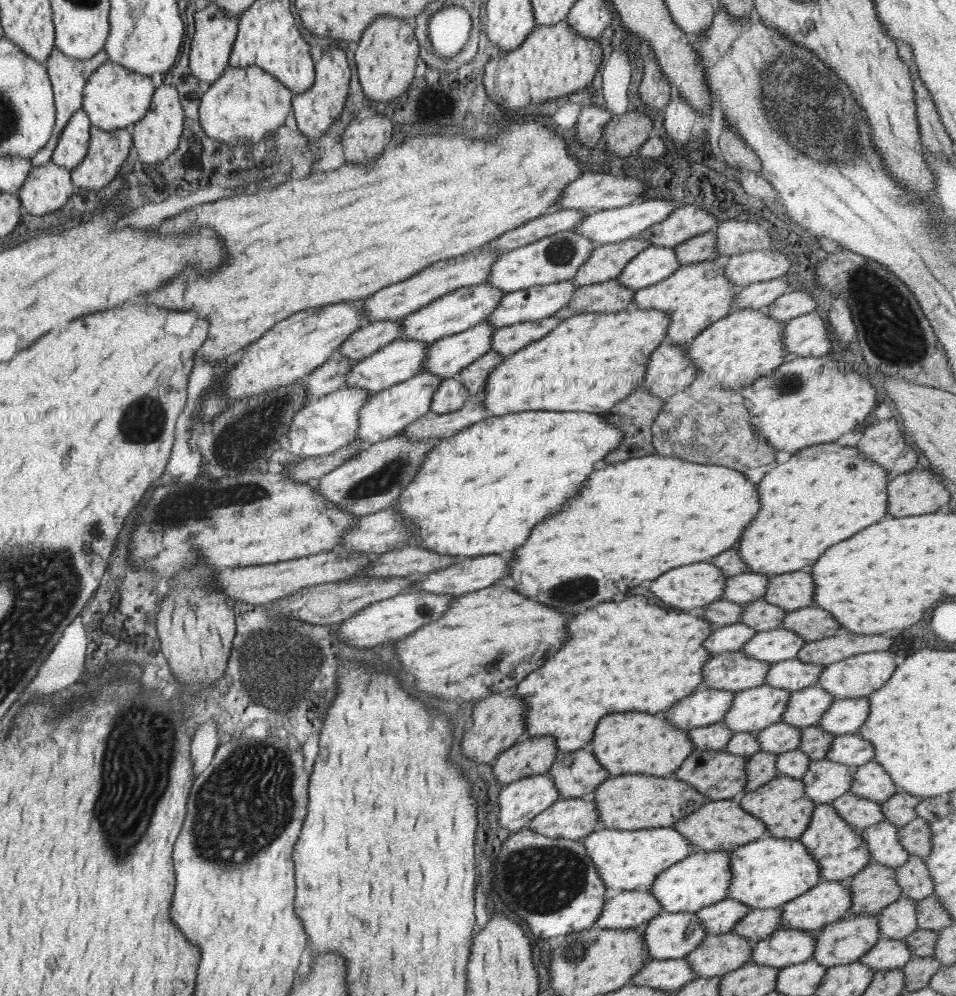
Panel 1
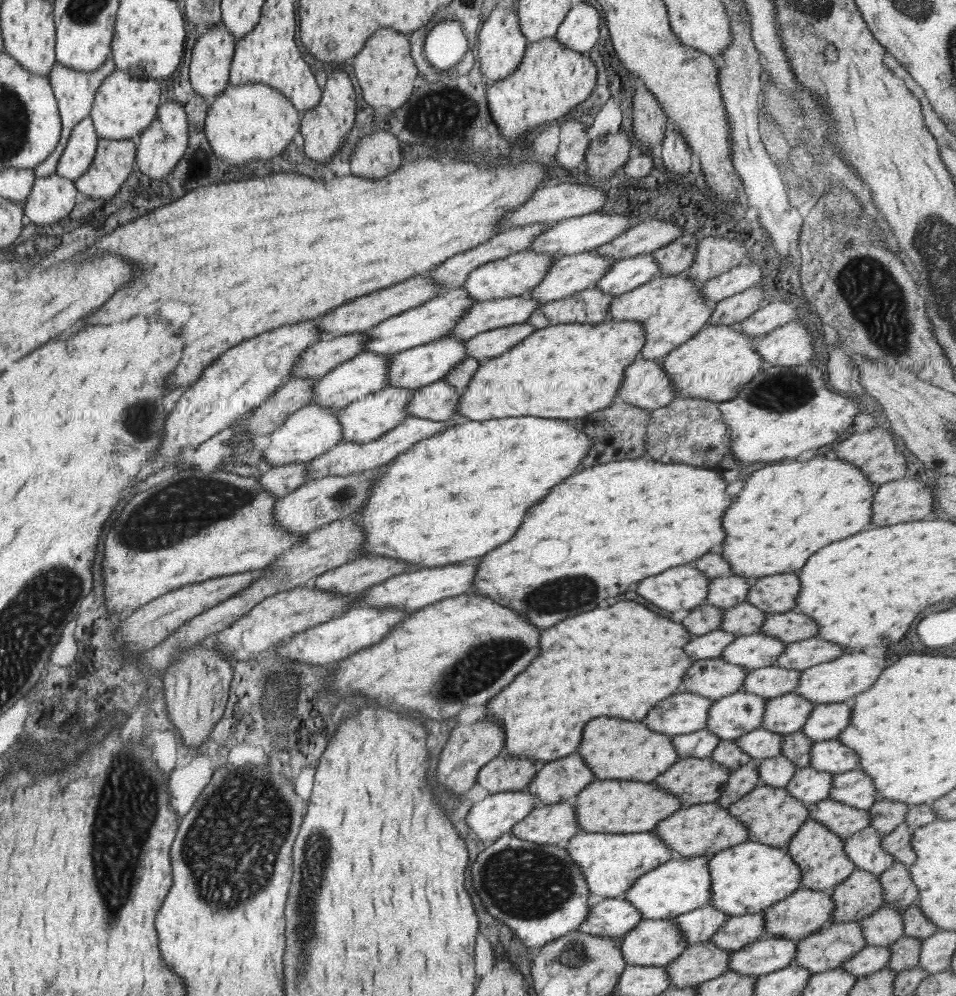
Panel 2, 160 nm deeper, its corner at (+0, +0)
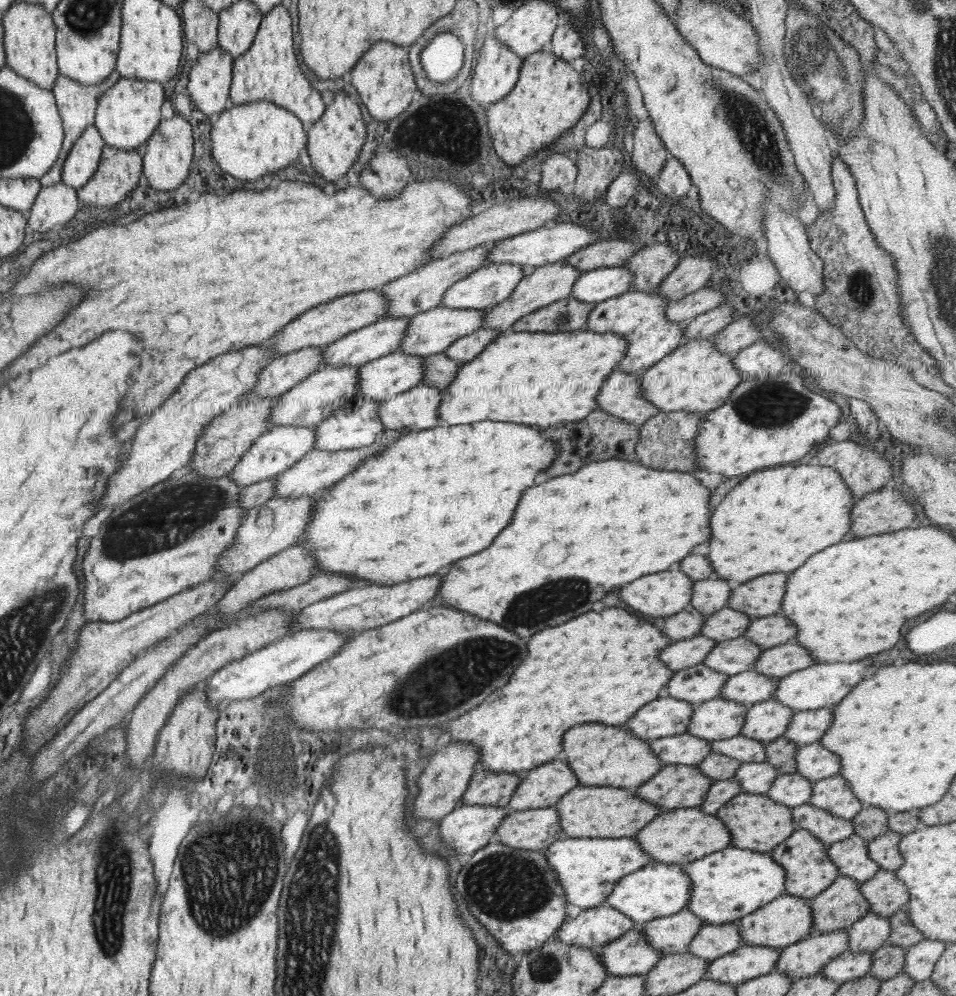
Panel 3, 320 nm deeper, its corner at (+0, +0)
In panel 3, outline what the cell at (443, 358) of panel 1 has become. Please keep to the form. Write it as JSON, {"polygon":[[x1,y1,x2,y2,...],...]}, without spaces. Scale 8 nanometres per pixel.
{"polygon":[[395,350,393,353,380,356,375,360,371,360,371,362,357,367,358,381,354,400,362,397,380,402,385,398,394,397,400,392,419,384,422,370,424,369,422,358,423,356,409,356]]}

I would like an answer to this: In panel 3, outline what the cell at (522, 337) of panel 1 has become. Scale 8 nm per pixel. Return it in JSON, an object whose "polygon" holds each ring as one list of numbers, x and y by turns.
{"polygon":[[479,328,448,344,442,353,458,363,466,363,477,356,486,344,502,334,503,330,498,332,498,330,491,330,490,328]]}

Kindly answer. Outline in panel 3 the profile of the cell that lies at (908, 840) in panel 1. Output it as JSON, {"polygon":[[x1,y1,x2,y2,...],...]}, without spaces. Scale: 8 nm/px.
{"polygon":[[887,830,866,843,867,856,878,864,879,869,894,871,903,864,898,851,901,836,898,832]]}

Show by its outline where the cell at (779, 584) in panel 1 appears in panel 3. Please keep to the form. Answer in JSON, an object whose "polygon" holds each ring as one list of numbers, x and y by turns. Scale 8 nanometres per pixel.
{"polygon":[[767,574,731,588,726,606,752,619,779,614,785,588,785,574]]}

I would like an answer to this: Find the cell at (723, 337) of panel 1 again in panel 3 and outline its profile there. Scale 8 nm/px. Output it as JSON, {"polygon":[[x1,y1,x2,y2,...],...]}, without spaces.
{"polygon":[[709,337,682,341,677,348,638,374,640,396,661,412,683,410,704,414,715,410,727,400,731,390,741,382,738,370,732,365,732,359,731,356,727,356,714,348]]}

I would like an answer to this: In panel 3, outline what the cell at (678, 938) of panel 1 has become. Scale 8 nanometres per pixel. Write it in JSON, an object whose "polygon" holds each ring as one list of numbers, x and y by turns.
{"polygon":[[633,923,631,930,597,950,596,957,604,966,604,971,609,974,609,977,627,977,644,975,649,972,658,961,659,954,651,947,650,943,645,941,643,933,641,933,641,926]]}

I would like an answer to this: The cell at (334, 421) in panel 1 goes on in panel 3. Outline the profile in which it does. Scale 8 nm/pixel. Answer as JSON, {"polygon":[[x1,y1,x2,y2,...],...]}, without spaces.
{"polygon":[[273,426,269,430,264,431,251,446,247,452,240,456,238,464,228,473,228,477,232,480,236,487,244,487,249,484,255,484,261,480,274,478,280,472,287,470,291,464,295,464,297,460,307,454,307,452,315,449,315,434,312,427,306,426]]}

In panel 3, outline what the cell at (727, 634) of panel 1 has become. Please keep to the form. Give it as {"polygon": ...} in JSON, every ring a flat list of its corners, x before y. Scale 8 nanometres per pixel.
{"polygon":[[697,634,688,639,669,642,664,649,661,649,661,652,658,652,658,659,674,672,701,663,707,652,715,645,714,640]]}

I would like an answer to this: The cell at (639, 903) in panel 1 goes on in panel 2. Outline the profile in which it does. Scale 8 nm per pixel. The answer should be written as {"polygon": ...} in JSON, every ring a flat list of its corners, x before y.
{"polygon":[[624,898,603,899,589,908,577,931,591,936,622,937,640,921,639,913]]}

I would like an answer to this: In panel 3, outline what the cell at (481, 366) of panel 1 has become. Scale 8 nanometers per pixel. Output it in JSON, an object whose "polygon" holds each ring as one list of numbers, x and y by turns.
{"polygon":[[442,352,423,357,424,369,419,384,442,389,451,382,459,365,460,363,447,358]]}

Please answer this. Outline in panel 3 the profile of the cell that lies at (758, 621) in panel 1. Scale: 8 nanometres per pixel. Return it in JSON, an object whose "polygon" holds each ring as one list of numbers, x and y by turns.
{"polygon":[[727,606,706,615,698,634,716,643,741,637,751,618]]}

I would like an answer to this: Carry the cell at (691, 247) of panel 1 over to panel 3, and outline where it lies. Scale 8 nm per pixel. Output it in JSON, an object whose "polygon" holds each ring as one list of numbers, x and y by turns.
{"polygon":[[665,244,647,245,633,253,621,266,632,274,631,291,651,292,671,272,681,254]]}

